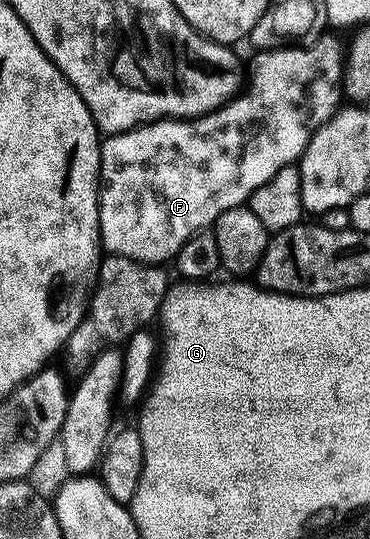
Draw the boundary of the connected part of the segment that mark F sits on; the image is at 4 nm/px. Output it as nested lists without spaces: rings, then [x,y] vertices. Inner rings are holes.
[[[324,34],[306,46],[288,46],[286,48],[273,48],[259,50],[254,53],[251,60],[251,76],[249,72],[249,87],[242,94],[236,95],[227,101],[222,108],[216,108],[205,116],[197,116],[190,120],[187,118],[164,118],[149,124],[141,124],[128,130],[108,135],[99,146],[99,243],[104,253],[113,256],[124,256],[130,260],[139,260],[143,264],[163,266],[174,261],[175,255],[185,246],[185,242],[195,232],[210,229],[218,216],[225,214],[225,210],[246,205],[251,195],[277,170],[295,164],[303,151],[307,149],[309,134],[322,126],[331,116],[335,115],[341,104],[341,85],[343,83],[344,49],[330,34]]]

